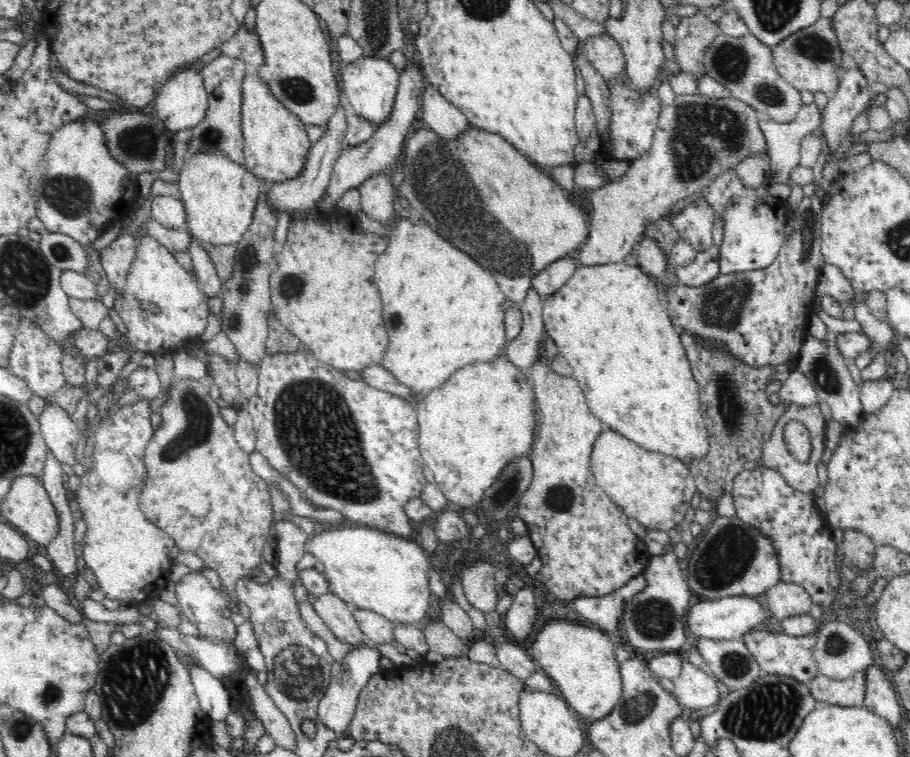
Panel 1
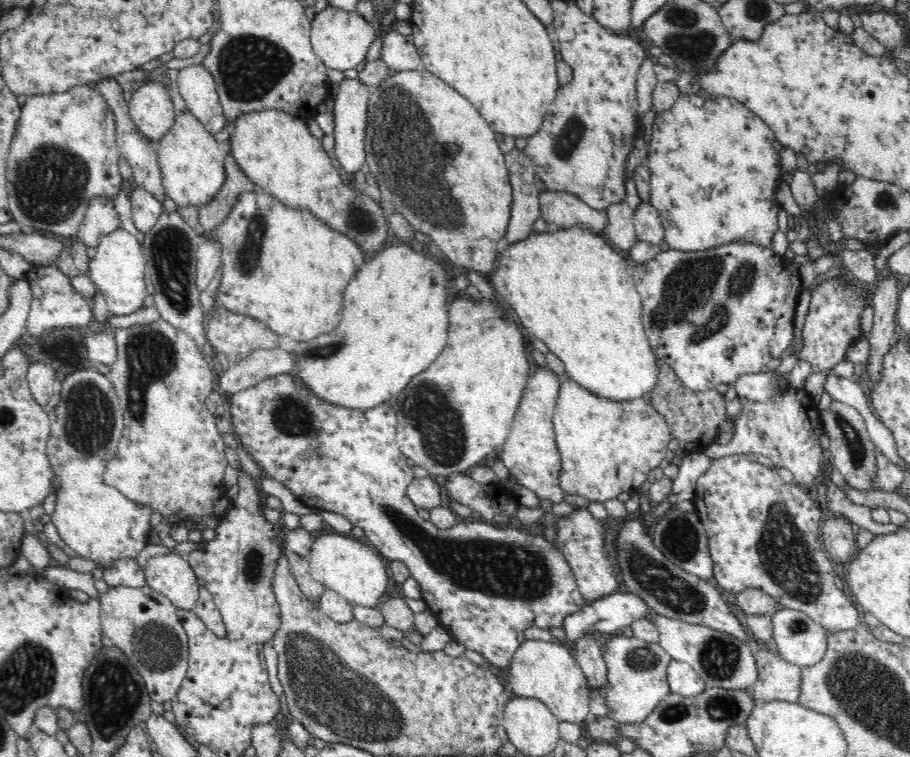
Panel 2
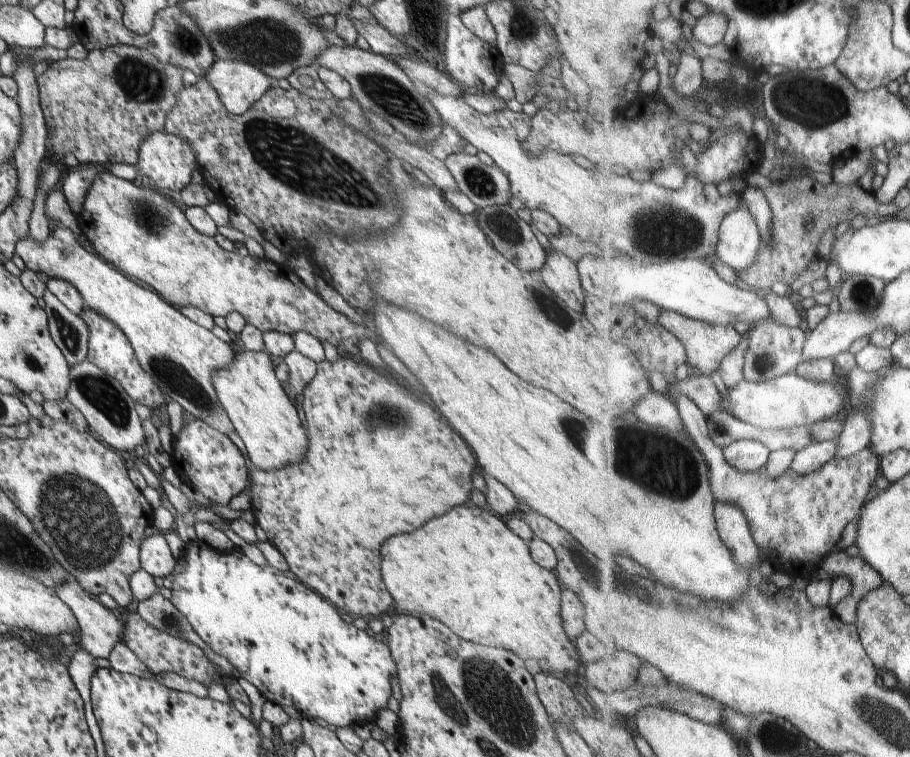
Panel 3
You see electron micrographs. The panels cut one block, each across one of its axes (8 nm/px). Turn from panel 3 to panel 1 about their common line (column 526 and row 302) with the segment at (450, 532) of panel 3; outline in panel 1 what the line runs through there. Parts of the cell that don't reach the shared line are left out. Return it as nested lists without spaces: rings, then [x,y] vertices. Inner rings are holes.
[[[624,261],[622,263],[596,264],[596,266],[584,266],[579,263],[574,274],[566,280],[566,284],[562,284],[562,288],[558,288],[558,292],[543,299],[542,321],[544,321],[545,334],[554,340],[559,354],[564,356],[573,368],[573,377],[578,381],[592,415],[595,418],[600,418],[604,426],[608,424],[612,430],[620,432],[622,436],[633,440],[648,452],[662,453],[662,455],[676,458],[684,464],[708,456],[711,446],[708,440],[709,433],[706,430],[706,424],[704,424],[705,416],[701,412],[699,385],[693,377],[686,350],[681,341],[680,330],[672,325],[668,313],[662,308],[655,281],[640,266],[630,266]]]

